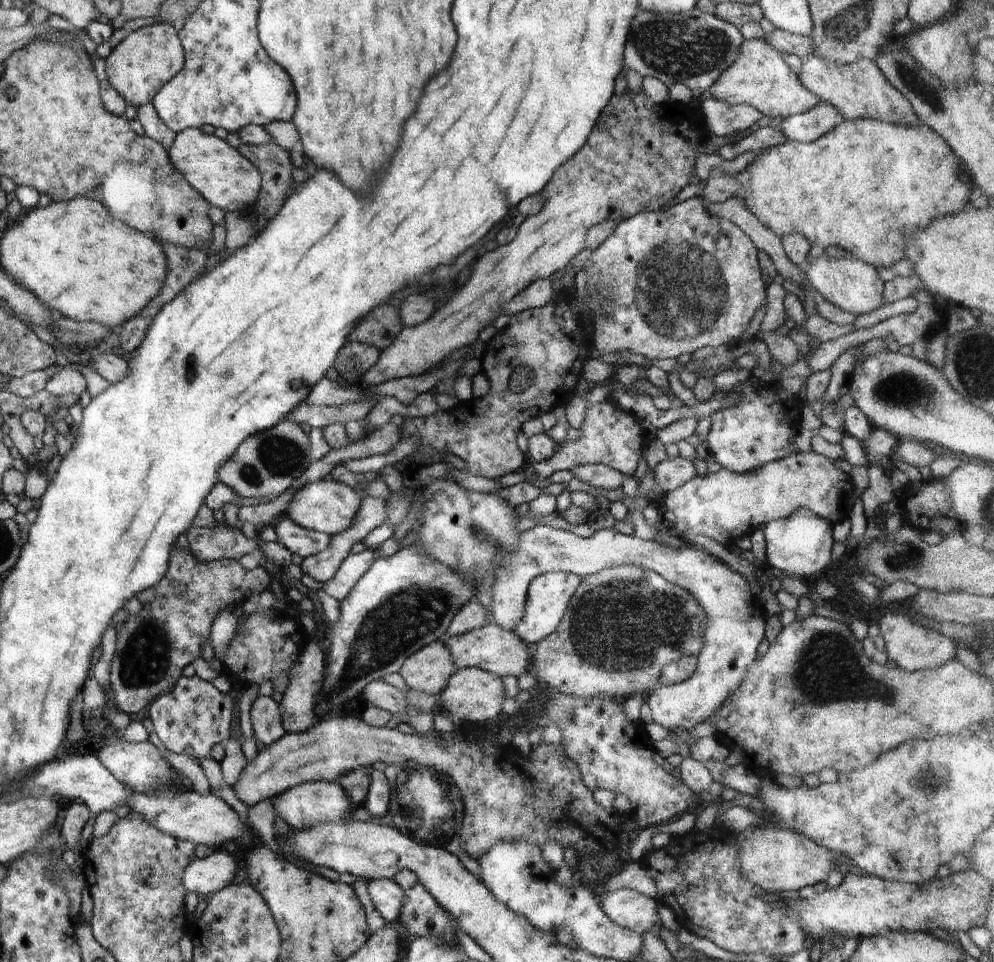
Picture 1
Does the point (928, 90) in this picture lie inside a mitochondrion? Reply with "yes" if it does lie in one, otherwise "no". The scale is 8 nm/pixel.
yes

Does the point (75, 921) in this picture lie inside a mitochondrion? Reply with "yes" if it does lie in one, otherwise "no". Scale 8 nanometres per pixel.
no

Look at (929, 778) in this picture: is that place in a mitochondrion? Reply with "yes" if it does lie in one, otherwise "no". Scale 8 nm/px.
yes

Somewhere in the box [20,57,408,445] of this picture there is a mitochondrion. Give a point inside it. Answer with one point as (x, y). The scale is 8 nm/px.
(51, 109)

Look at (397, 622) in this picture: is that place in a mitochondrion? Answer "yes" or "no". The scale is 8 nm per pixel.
yes

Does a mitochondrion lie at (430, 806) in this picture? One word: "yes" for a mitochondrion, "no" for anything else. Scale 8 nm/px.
yes

